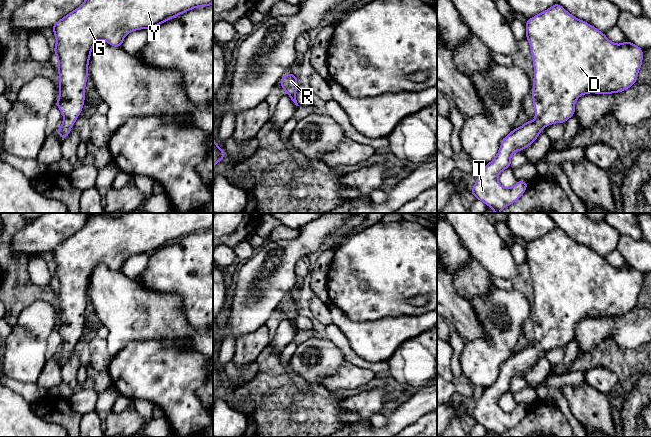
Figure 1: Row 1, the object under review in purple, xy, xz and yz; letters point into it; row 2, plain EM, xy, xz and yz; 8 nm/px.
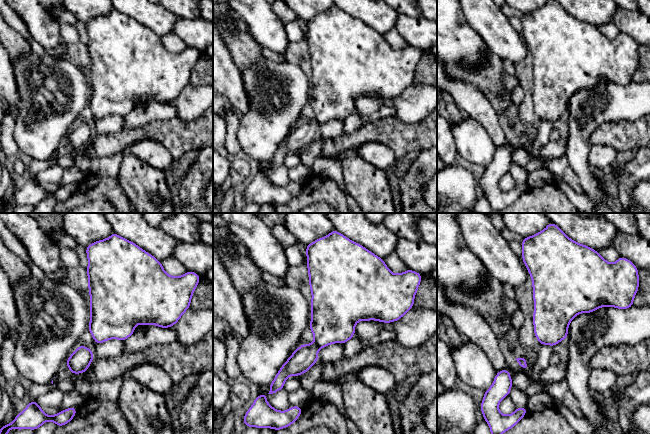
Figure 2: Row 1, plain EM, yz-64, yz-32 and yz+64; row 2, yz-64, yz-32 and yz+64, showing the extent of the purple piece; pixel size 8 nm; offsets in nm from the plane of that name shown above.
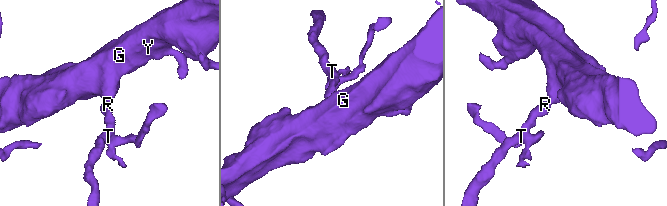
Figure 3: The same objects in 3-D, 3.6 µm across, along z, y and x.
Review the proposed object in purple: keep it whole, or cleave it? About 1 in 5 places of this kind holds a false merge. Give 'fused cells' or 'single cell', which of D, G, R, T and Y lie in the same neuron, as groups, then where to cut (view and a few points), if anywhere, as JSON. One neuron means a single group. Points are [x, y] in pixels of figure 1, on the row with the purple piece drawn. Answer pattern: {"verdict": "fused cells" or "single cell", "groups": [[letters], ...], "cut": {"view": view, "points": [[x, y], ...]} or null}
{"verdict": "single cell", "groups": [["D", "G", "R", "T", "Y"]], "cut": null}

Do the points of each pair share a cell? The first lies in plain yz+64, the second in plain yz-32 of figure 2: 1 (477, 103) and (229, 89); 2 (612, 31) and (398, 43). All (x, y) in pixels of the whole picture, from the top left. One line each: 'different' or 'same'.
1: same
2: same

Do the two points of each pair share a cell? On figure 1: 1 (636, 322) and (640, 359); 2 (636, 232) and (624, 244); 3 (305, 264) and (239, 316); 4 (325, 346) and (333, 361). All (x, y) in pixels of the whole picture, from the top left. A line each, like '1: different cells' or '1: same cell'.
1: different cells
2: different cells
3: different cells
4: same cell

